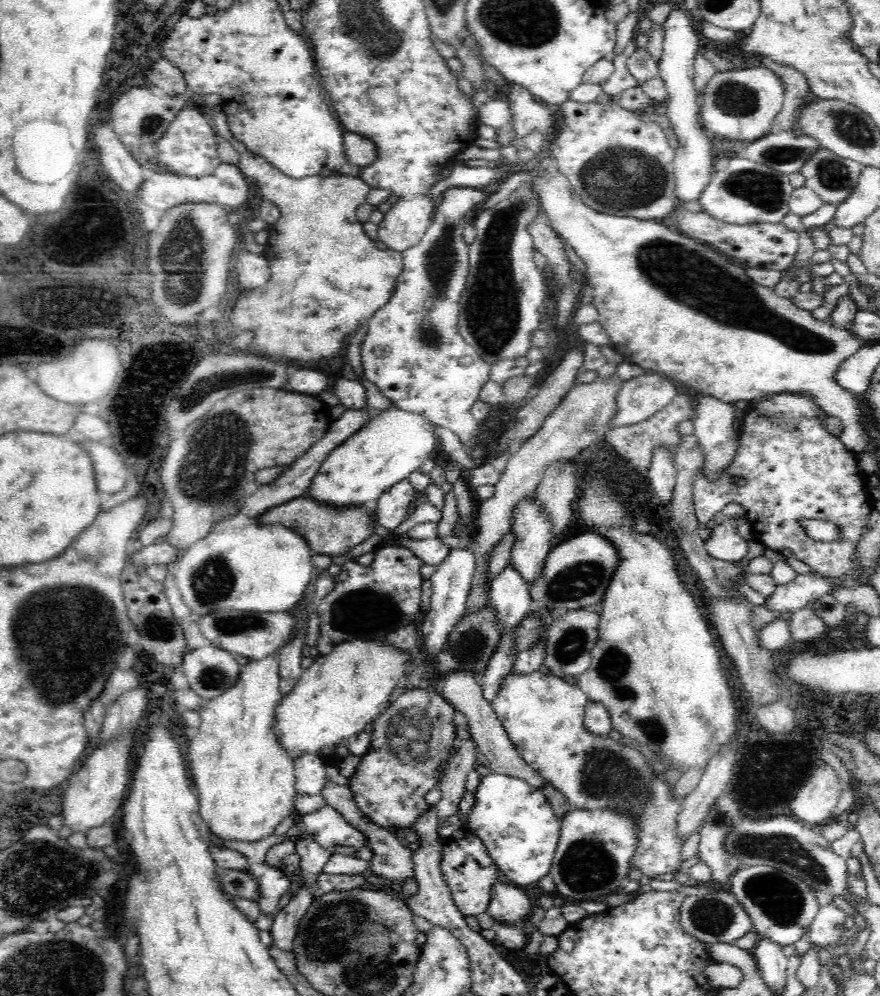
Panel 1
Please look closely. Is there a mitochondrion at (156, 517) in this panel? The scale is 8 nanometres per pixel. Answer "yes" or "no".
no

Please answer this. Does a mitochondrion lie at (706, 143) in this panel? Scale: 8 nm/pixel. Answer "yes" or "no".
no

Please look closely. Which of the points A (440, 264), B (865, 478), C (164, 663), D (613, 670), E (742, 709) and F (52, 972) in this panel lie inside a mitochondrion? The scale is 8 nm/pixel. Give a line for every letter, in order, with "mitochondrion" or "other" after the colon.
A: mitochondrion
B: other
C: other
D: mitochondrion
E: other
F: mitochondrion

